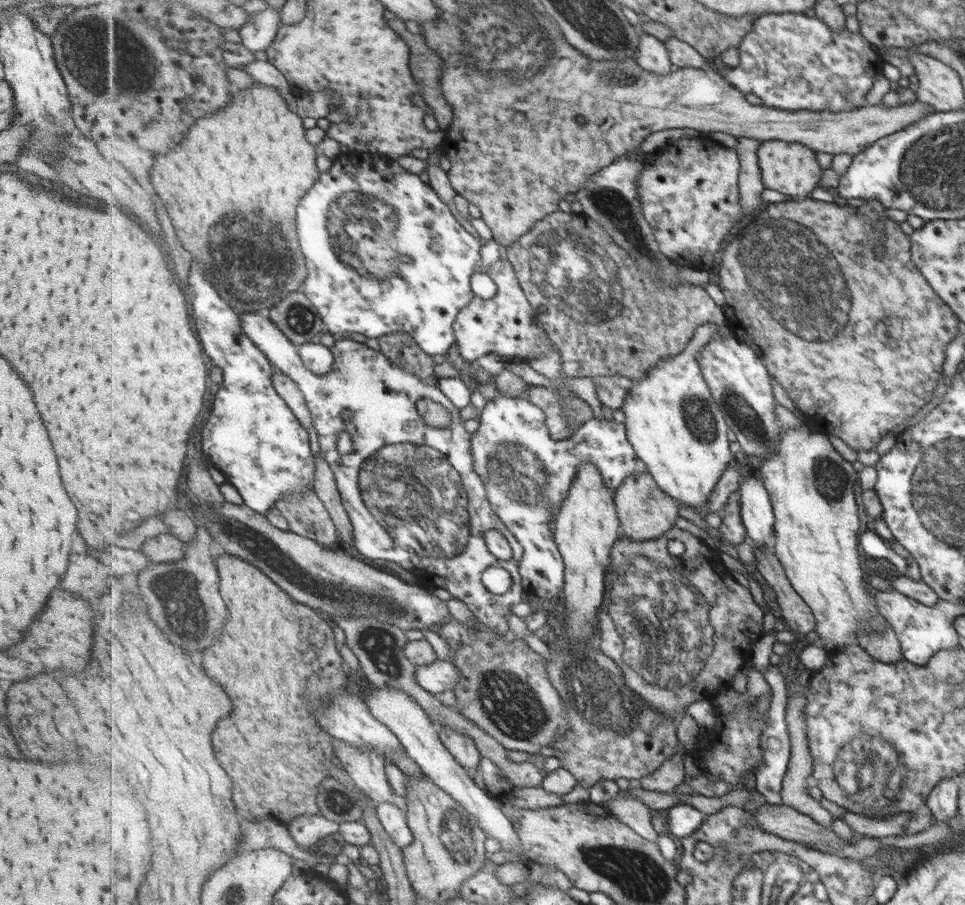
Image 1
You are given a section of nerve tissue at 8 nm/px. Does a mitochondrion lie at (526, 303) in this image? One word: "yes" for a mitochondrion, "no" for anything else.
yes

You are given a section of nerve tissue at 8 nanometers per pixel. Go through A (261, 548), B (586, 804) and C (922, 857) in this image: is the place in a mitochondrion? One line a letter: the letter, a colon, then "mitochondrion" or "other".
A: mitochondrion
B: other
C: other

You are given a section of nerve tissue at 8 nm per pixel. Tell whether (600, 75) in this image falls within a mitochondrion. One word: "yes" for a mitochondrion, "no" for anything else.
yes

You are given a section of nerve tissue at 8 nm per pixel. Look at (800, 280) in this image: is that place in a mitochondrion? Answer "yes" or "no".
yes

